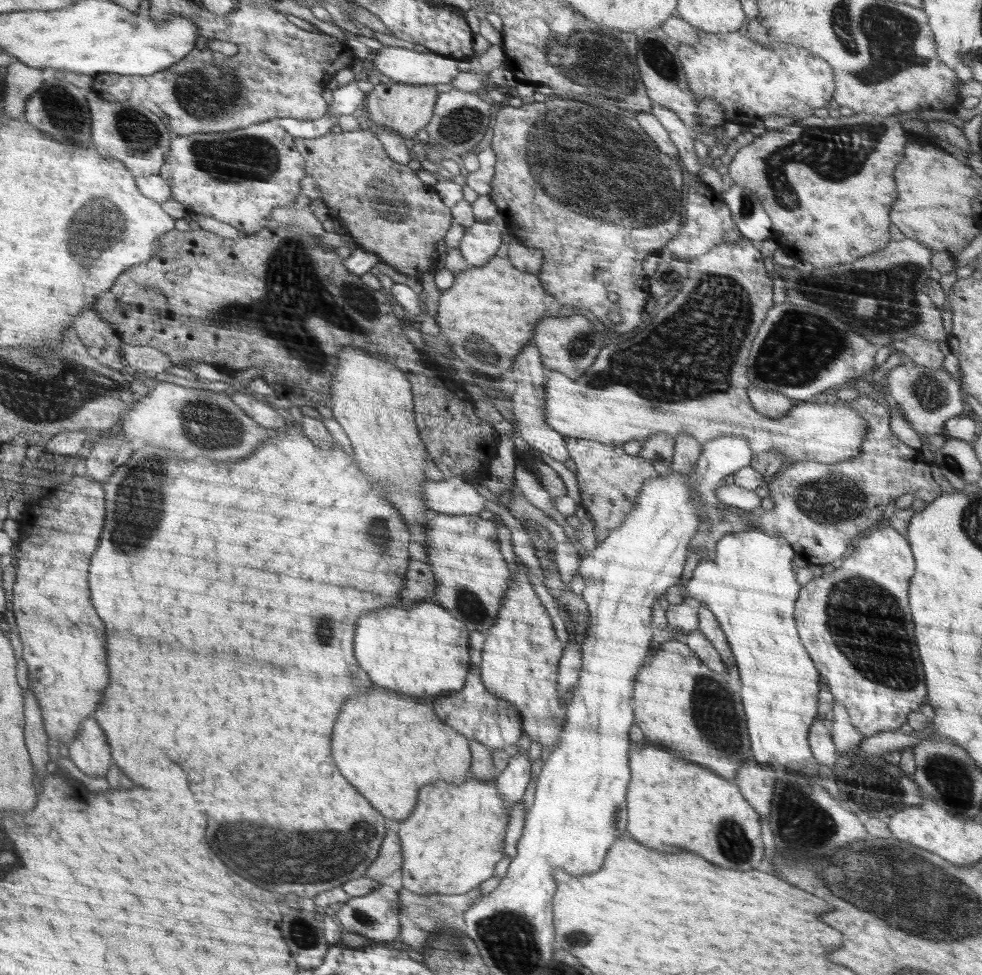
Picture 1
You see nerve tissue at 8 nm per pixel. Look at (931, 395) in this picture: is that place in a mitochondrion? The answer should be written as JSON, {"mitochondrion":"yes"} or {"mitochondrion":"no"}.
{"mitochondrion":"yes"}

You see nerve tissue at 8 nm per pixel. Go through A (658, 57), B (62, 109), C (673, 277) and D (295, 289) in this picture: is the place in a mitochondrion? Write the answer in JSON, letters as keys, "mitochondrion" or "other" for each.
{"A":"mitochondrion","B":"mitochondrion","C":"mitochondrion","D":"mitochondrion"}

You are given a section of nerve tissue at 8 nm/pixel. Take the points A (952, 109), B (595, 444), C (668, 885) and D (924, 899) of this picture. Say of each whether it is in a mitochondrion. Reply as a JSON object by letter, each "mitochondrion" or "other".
{"A":"other","B":"other","C":"other","D":"mitochondrion"}

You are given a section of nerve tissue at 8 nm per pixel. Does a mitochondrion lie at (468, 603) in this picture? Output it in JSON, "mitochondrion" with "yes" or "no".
{"mitochondrion":"yes"}

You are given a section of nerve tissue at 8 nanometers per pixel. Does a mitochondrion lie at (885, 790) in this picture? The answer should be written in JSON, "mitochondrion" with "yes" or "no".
{"mitochondrion":"yes"}

